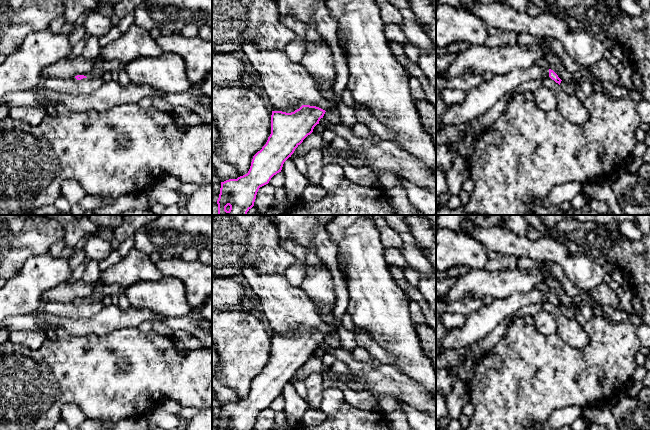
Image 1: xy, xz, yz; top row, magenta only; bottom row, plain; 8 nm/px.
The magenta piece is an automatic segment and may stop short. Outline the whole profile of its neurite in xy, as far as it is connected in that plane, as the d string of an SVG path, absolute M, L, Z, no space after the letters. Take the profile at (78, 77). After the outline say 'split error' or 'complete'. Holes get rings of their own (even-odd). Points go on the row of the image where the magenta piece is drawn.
M93 69L93 70L89 71L89 72L87 72L86 74L84 74L84 75L77 75L77 76L75 76L75 78L77 80L81 80L81 79L87 78L87 77L89 77L89 78L101 78L103 73L104 73L103 70Z | split error

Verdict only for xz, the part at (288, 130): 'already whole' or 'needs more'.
already whole

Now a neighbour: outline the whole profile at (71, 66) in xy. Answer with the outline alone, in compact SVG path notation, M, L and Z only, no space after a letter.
M84 56L67 57L43 69L43 80L54 77L75 77L95 69L94 60Z

